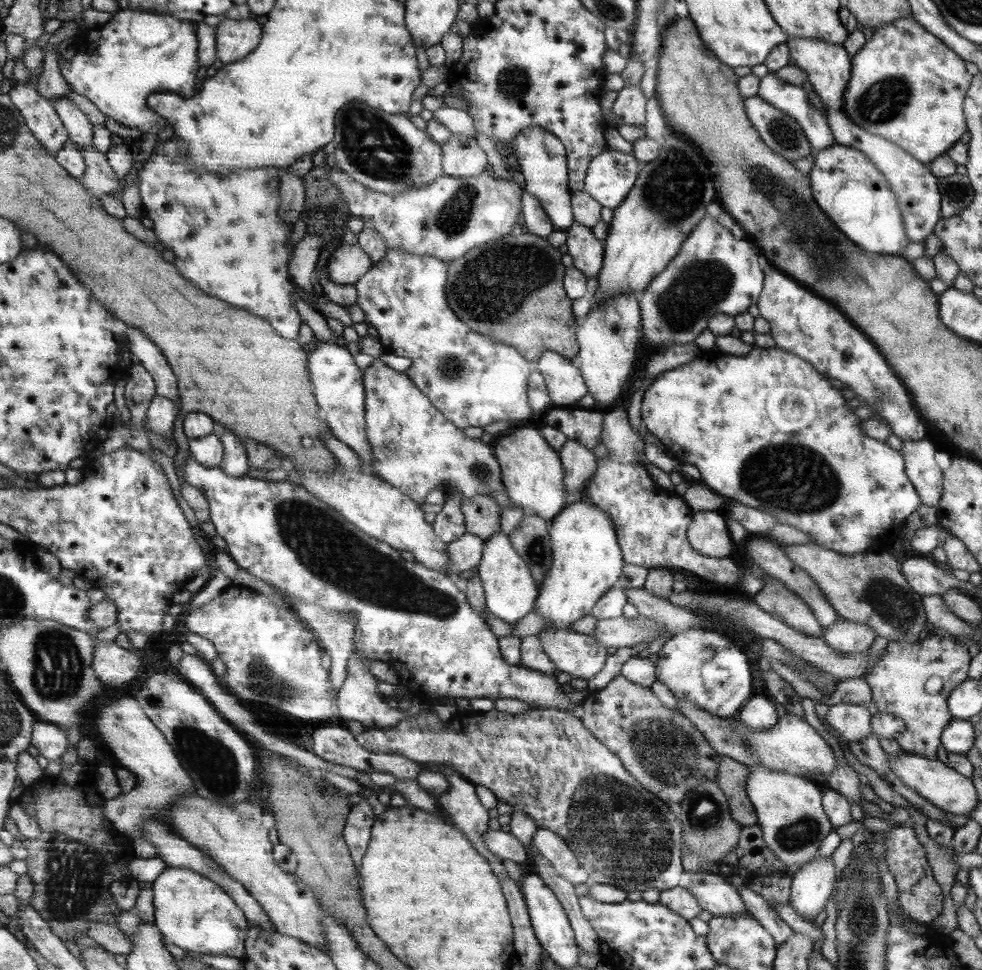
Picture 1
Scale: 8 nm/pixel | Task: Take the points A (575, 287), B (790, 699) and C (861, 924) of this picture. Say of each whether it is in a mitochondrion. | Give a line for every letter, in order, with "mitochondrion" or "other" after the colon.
A: other
B: other
C: mitochondrion

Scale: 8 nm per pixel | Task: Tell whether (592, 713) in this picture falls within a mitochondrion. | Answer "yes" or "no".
no

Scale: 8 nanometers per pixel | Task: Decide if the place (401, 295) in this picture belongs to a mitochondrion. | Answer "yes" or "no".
no

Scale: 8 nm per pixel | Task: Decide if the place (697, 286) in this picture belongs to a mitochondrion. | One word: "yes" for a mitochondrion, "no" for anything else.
yes

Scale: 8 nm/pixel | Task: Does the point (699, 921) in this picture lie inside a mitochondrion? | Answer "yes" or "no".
no

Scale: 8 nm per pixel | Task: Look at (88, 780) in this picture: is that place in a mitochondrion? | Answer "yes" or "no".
no

